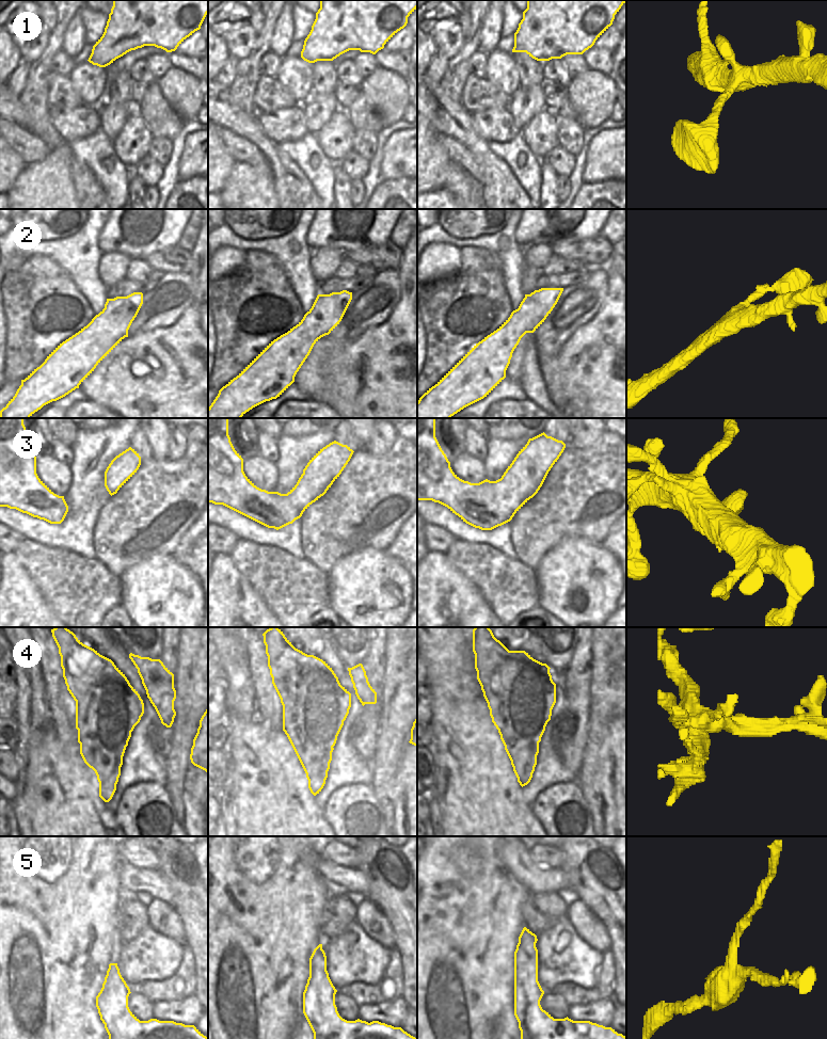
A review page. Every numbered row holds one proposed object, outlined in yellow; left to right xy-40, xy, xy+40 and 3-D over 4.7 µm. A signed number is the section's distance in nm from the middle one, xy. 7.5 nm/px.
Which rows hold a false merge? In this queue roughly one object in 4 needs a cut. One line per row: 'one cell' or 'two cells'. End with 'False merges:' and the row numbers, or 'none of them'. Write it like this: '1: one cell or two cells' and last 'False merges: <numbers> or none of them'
1: one cell
2: one cell
3: one cell
4: two cells
5: one cell
False merges: 4

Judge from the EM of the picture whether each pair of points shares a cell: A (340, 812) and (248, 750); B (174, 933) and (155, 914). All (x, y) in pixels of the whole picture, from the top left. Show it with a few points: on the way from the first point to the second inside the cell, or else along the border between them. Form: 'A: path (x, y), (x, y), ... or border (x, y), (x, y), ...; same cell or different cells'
A: border (322, 809), (322, 815), (330, 825); different cells
B: path (169, 928), (161, 924), (159, 920); same cell

